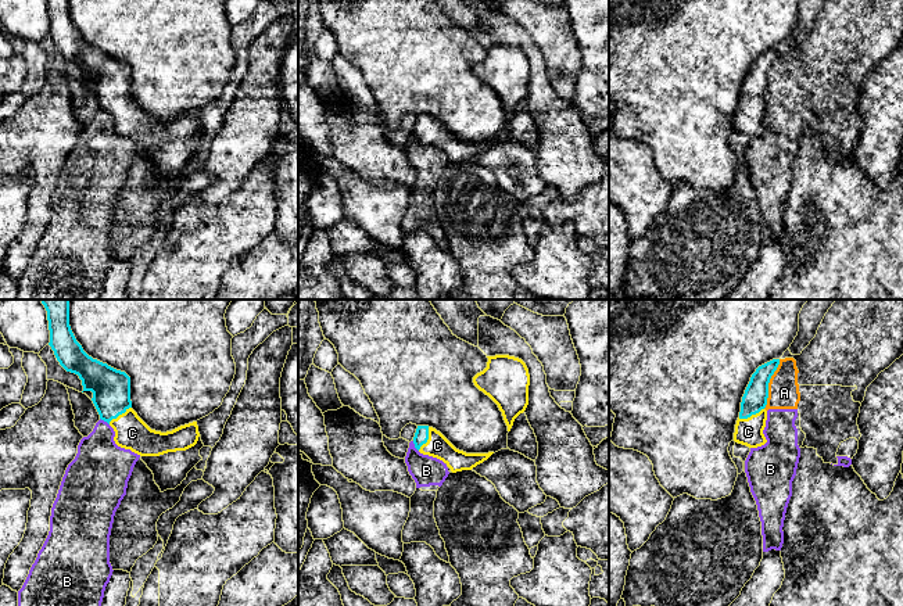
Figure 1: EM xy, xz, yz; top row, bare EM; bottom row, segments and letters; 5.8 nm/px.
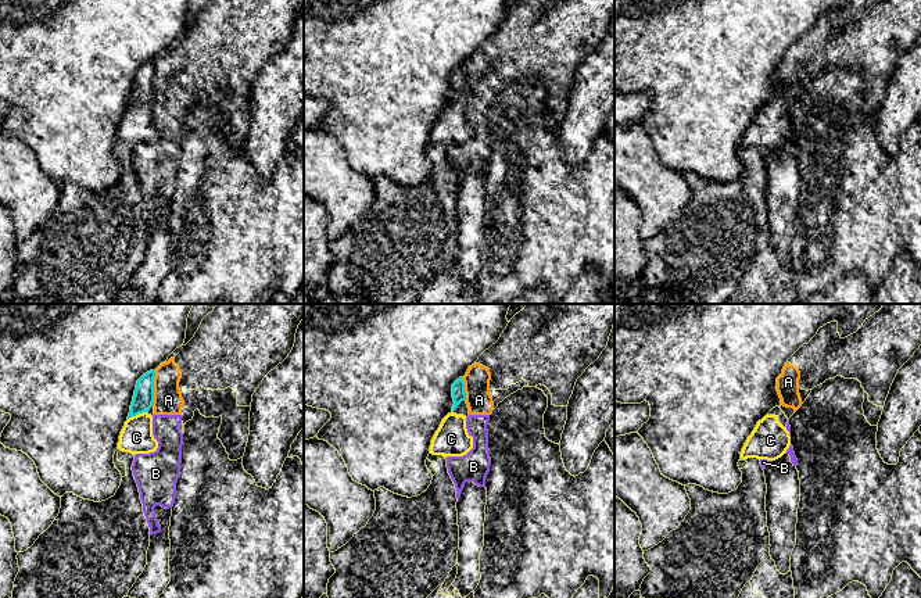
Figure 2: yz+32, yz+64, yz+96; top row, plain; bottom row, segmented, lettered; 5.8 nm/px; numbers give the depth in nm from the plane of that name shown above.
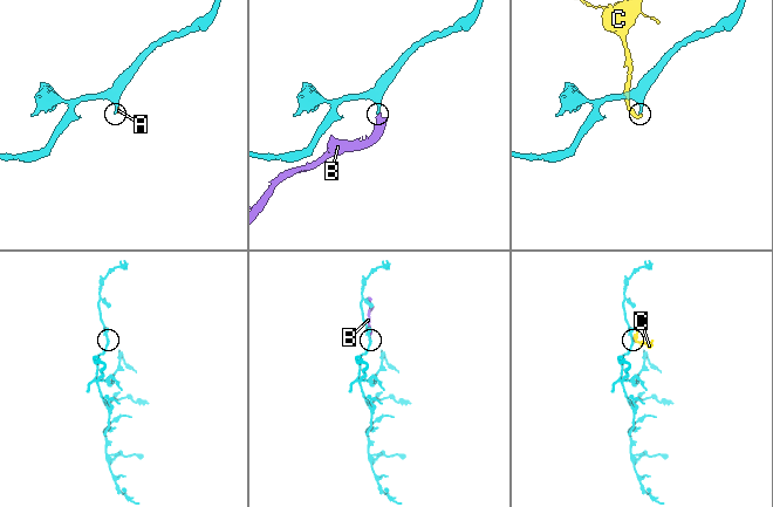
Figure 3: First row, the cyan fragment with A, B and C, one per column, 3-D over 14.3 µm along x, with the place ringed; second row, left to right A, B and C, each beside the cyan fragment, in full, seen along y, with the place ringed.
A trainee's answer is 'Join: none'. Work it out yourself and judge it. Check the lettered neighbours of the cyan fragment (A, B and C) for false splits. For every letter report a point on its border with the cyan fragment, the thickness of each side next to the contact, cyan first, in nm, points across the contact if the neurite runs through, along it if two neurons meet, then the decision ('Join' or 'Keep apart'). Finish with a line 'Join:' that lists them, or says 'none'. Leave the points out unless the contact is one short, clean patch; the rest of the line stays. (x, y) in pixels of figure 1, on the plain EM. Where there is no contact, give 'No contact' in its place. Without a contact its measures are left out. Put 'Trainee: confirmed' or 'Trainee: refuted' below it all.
A: Touches cyan at yz (767, 74). Thickness 140 nm (cyan) against 180 nm. Boundary: yz (780, 49), (770, 68), (767, 93), (763, 97). Keep apart
B: Touches cyan at xz (415, 136). Thickness 80 nm (cyan) against 180 nm. Boundary: xz (412, 131), (418, 140). Keep apart
C: Touches cyan at xy (119, 103). Thickness 220 nm (cyan) against 190 nm. Path across: xy (111, 78), (111, 89), (119, 103), (132, 122). Join
Join: C
Trainee: refuted

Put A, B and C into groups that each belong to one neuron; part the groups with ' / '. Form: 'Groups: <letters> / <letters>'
Groups: A B / C

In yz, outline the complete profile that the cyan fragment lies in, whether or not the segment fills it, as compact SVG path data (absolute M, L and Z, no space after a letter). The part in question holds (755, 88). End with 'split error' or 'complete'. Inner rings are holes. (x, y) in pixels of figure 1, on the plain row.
M773 49L756 58L745 79L741 92L739 107L735 114L734 130L749 137L757 137L767 132L763 119L766 116L768 72L780 54Z; split error

